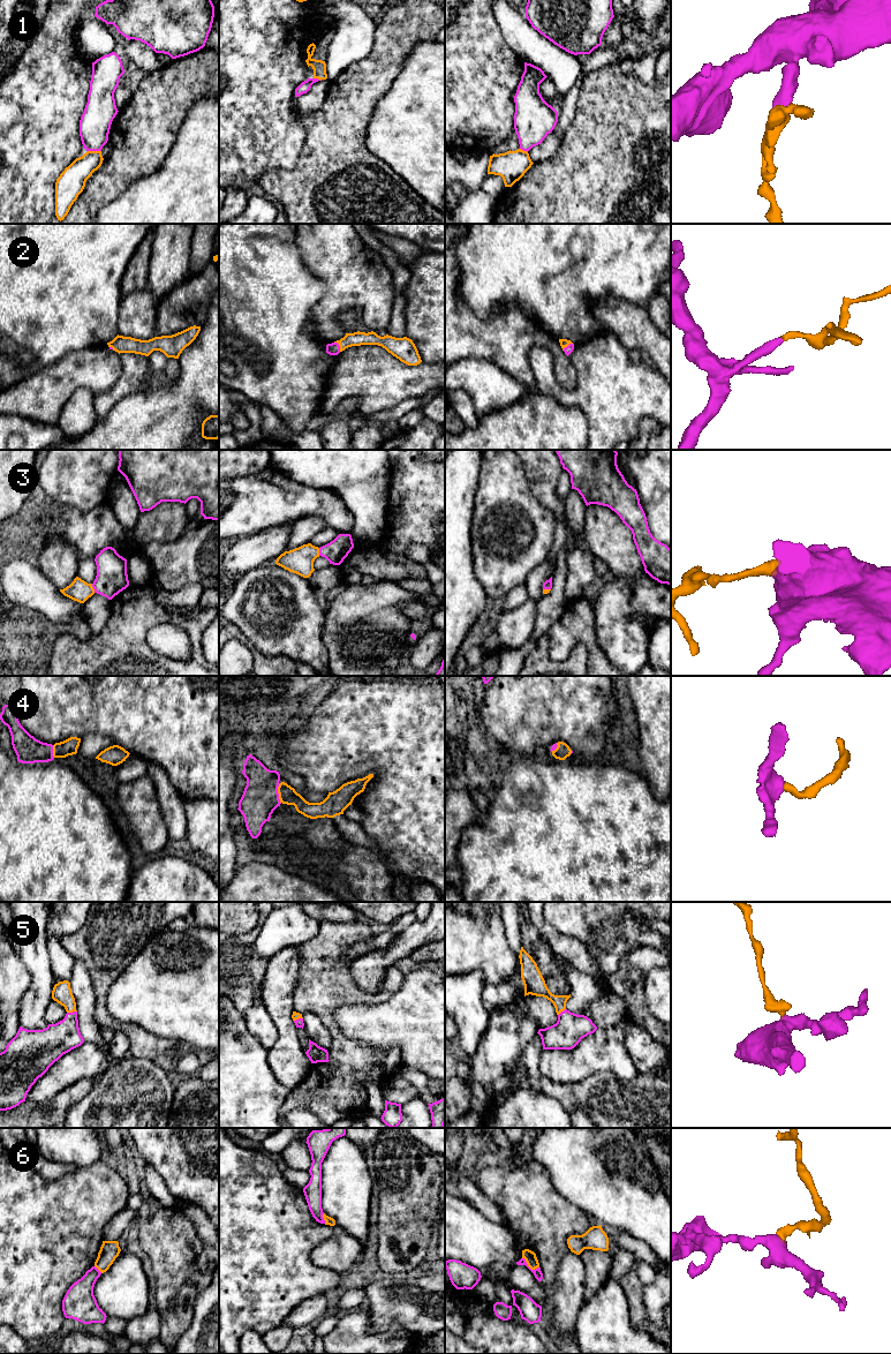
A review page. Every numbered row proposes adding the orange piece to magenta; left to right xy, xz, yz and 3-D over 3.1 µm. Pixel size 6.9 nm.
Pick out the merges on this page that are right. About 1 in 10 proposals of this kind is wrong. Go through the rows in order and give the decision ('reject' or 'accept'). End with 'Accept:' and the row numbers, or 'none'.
1: accept
2: accept
3: accept
4: accept
5: accept
6: accept
Accept: 1, 2, 3, 4, 5, 6

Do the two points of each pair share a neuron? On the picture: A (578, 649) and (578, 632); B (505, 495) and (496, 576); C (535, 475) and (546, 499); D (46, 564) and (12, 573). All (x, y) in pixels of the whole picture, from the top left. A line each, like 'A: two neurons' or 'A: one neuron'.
A: two neurons
B: one neuron
C: one neuron
D: two neurons

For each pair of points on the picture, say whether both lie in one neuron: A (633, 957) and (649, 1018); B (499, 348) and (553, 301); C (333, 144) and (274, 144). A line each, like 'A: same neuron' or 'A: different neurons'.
A: same neuron
B: different neurons
C: different neurons

